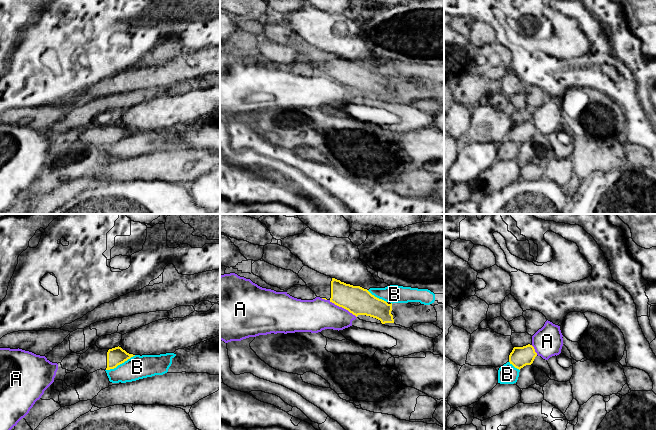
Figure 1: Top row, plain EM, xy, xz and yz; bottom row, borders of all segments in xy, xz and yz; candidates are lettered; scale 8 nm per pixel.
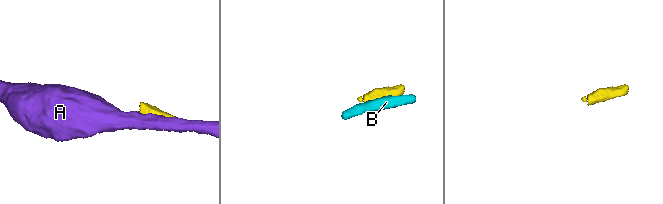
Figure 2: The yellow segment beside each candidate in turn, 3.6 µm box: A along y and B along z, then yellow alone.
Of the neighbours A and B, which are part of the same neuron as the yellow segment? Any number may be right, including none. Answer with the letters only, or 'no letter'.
no letter

